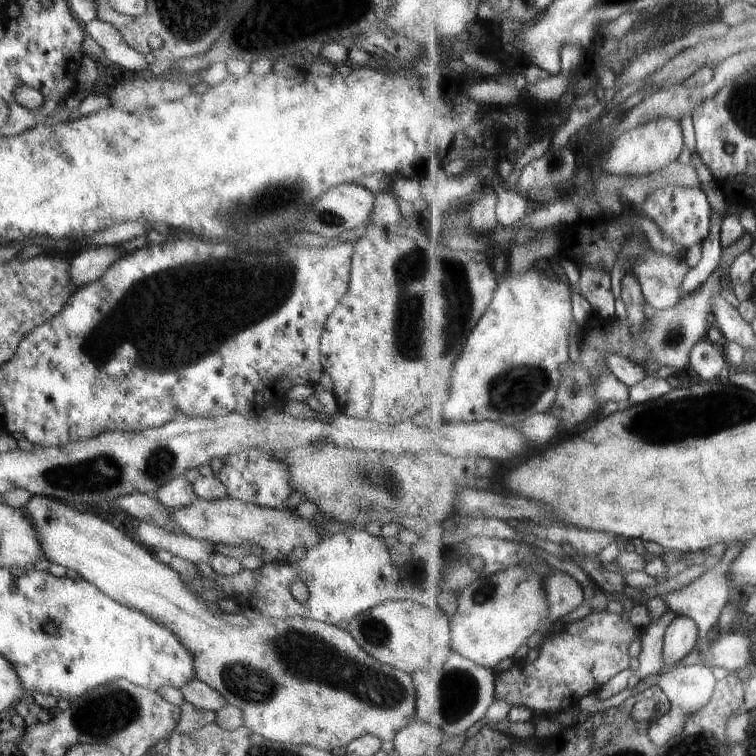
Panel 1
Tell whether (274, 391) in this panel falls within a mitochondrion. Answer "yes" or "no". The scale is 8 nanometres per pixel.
no

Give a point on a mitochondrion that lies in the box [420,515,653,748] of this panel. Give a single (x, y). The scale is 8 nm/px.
(459, 692)

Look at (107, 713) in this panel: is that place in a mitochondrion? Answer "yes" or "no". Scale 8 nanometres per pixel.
yes

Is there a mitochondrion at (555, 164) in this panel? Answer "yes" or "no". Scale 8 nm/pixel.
yes

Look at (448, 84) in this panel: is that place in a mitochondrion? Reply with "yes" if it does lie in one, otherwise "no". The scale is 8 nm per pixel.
no

